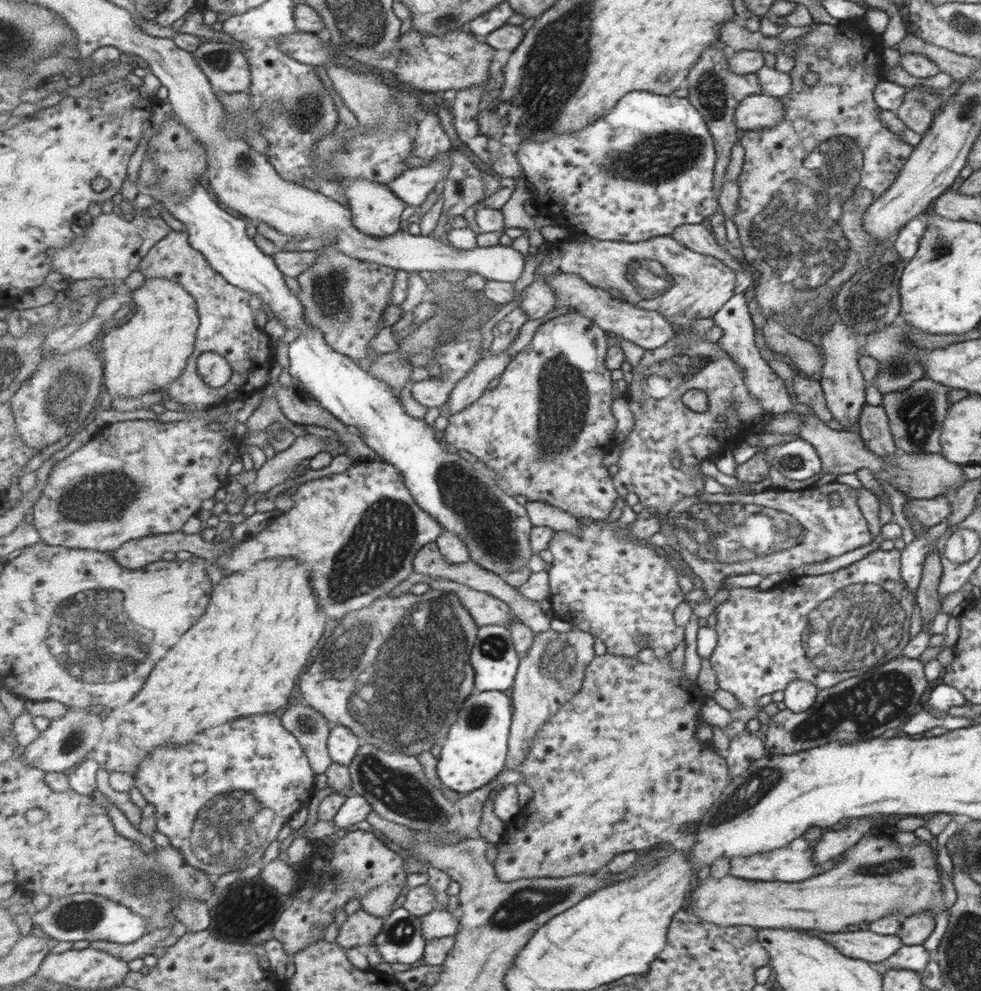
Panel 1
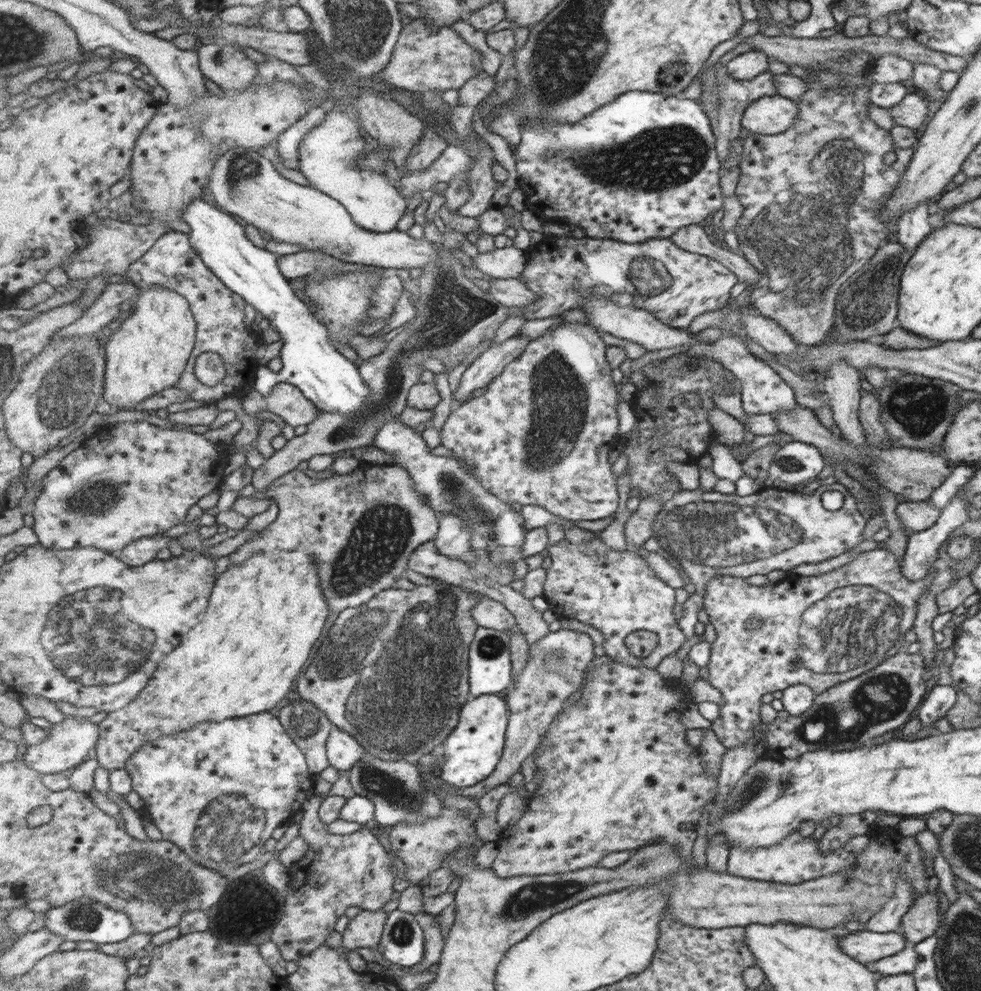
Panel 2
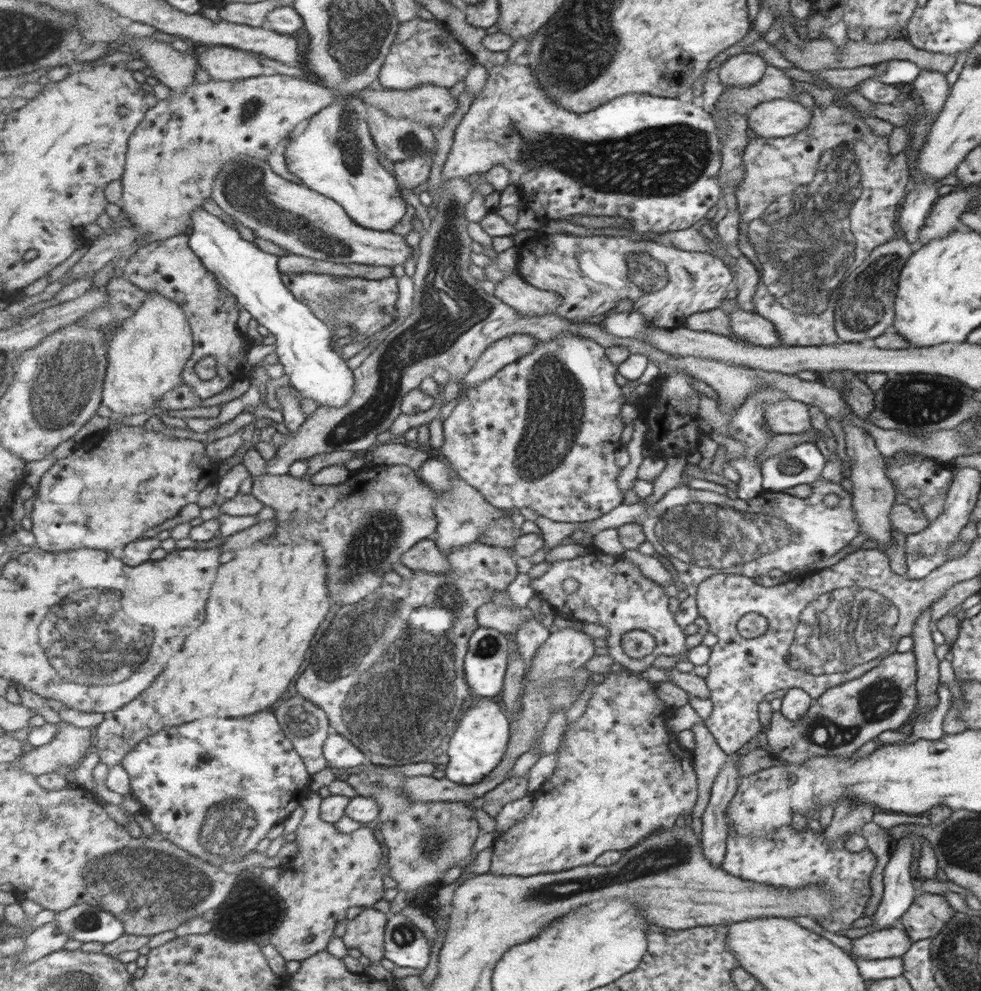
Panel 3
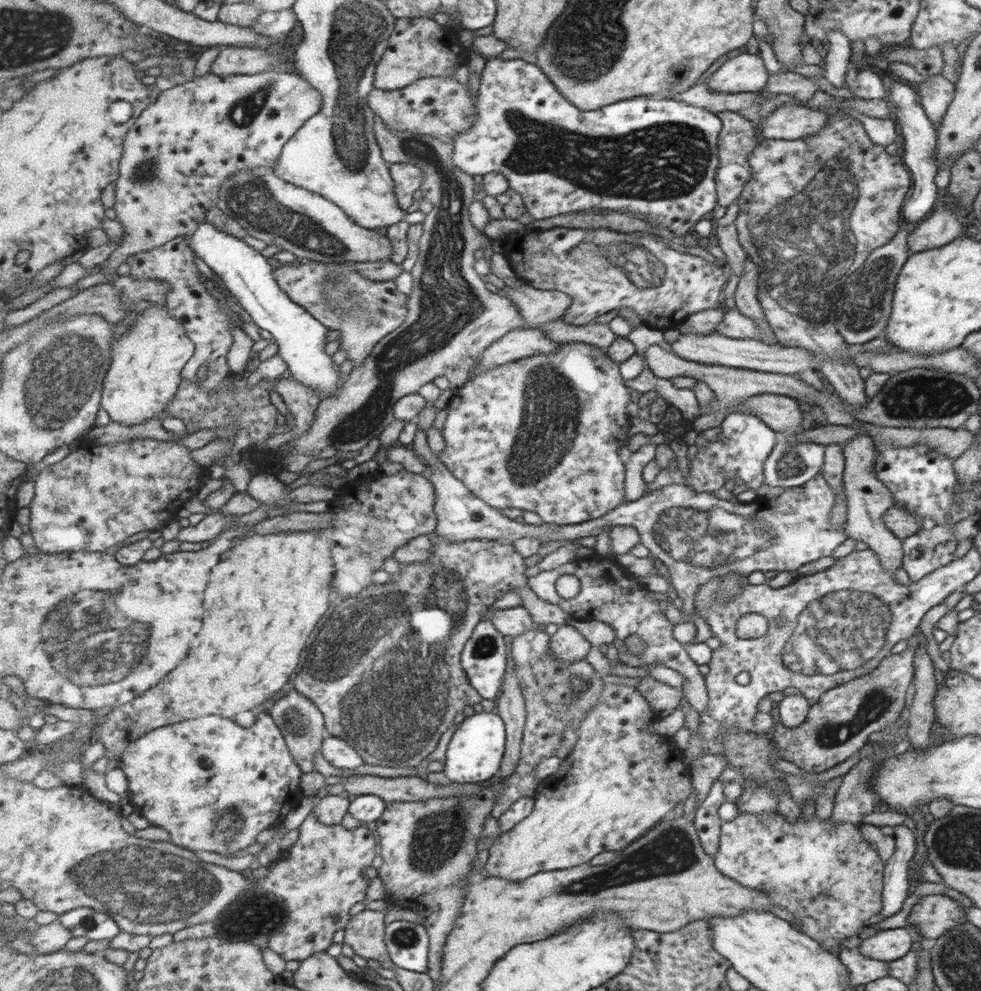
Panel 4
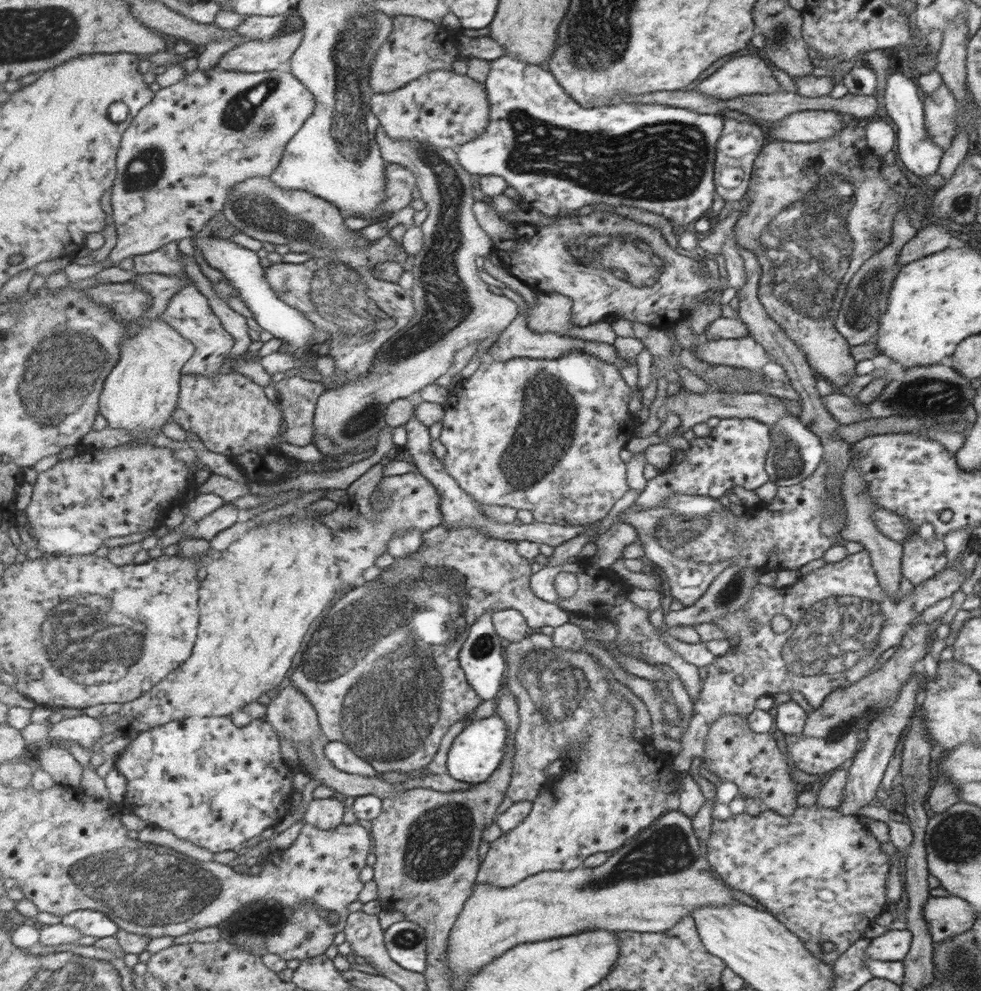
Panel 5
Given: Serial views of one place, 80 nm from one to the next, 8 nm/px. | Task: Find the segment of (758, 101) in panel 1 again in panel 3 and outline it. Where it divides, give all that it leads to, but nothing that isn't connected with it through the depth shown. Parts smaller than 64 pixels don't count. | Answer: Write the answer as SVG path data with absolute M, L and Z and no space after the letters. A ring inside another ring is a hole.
M791 98L761 102L746 114L746 123L759 137L779 138L806 128L812 112Z

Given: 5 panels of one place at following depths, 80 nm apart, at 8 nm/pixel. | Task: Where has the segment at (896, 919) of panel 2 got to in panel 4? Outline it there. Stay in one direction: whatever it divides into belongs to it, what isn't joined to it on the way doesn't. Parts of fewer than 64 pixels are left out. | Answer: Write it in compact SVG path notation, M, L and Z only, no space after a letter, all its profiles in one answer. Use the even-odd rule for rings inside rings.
M893 826L892 838L895 841L895 850L885 863L883 872L883 907L881 917L889 918L899 912L904 900L909 894L909 880L907 880L907 864L915 854L915 838L909 829L902 826Z

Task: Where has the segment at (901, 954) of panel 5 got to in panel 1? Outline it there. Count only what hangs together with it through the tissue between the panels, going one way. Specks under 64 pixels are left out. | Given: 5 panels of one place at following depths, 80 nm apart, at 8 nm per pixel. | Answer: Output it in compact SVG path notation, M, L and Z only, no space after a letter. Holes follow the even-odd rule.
M842 930L837 933L810 931L828 941L846 957L856 957L868 963L878 963L889 959L904 944L895 935L880 935L870 930L848 931Z

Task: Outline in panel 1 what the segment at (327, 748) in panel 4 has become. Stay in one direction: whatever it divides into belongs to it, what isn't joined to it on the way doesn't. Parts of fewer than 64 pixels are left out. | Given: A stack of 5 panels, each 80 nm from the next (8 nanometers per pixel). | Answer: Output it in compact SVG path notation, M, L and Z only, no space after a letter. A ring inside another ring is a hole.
M334 725L328 738L328 749L335 763L349 767L360 751L360 743L361 739L349 727Z

